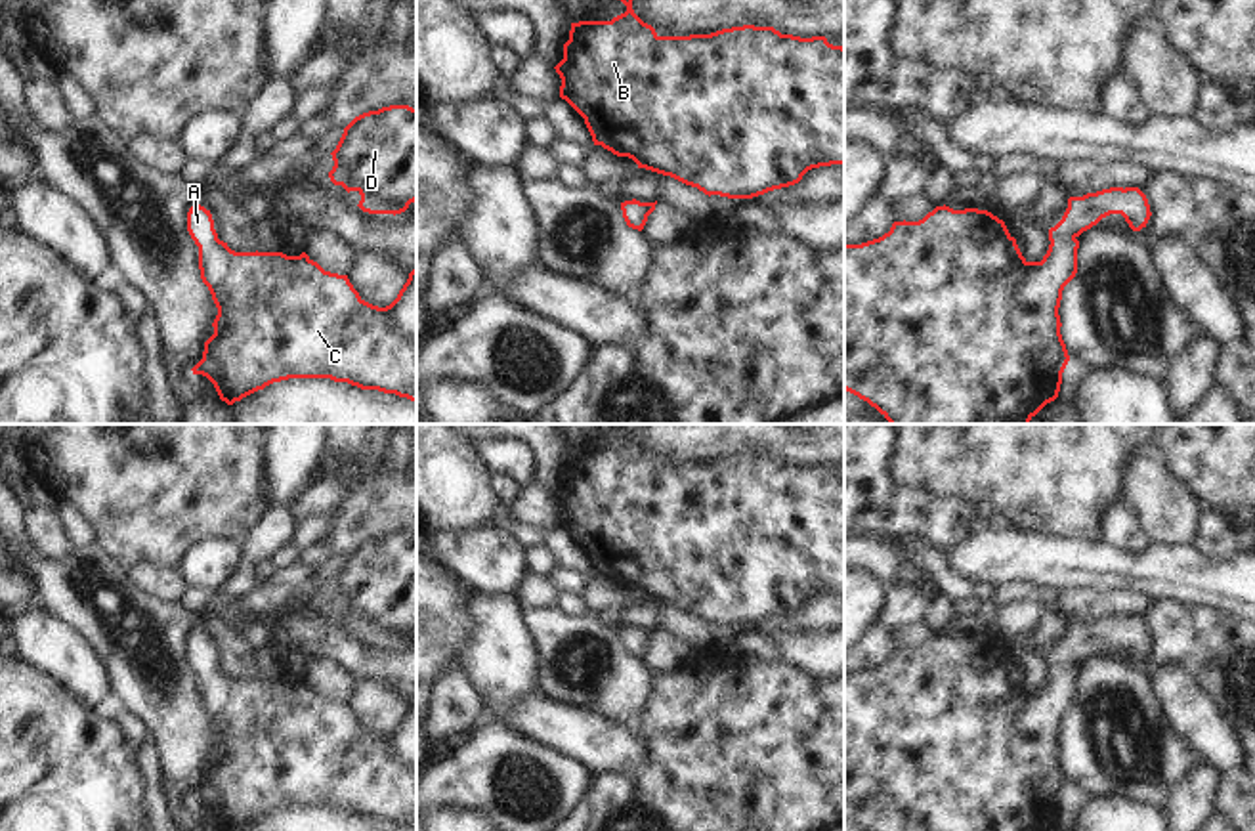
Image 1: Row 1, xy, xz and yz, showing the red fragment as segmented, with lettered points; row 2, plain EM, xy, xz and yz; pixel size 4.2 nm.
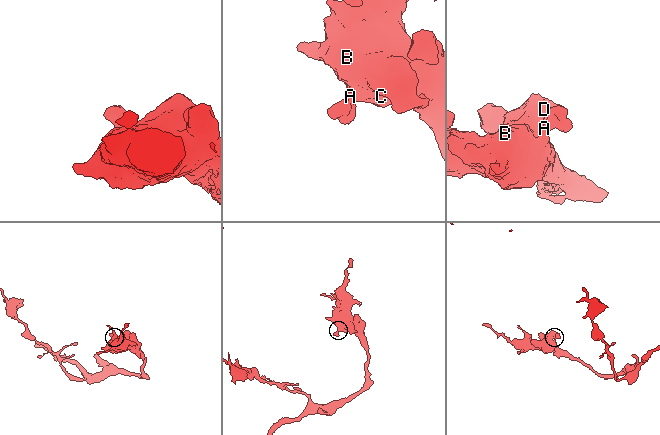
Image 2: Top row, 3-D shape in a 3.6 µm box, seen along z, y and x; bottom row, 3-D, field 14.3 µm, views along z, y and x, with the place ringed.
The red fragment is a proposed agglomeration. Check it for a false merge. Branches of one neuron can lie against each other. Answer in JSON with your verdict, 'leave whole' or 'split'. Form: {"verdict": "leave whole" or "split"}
{"verdict": "leave whole"}

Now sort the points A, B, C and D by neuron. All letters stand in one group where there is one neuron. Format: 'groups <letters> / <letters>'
groups A B C D

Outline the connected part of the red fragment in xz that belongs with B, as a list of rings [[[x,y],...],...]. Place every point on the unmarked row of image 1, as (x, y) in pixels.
[[[615,424],[627,439],[611,449],[571,451],[569,468],[564,472],[564,487],[554,495],[562,506],[560,525],[565,527],[583,546],[594,573],[602,573],[617,585],[632,586],[638,596],[670,604],[686,613],[697,615],[705,623],[728,627],[753,627],[774,617],[795,613],[802,604],[819,594],[844,594],[844,476],[833,474],[825,464],[800,466],[781,462],[774,455],[732,455],[711,462],[659,464],[632,437],[634,424]]]

